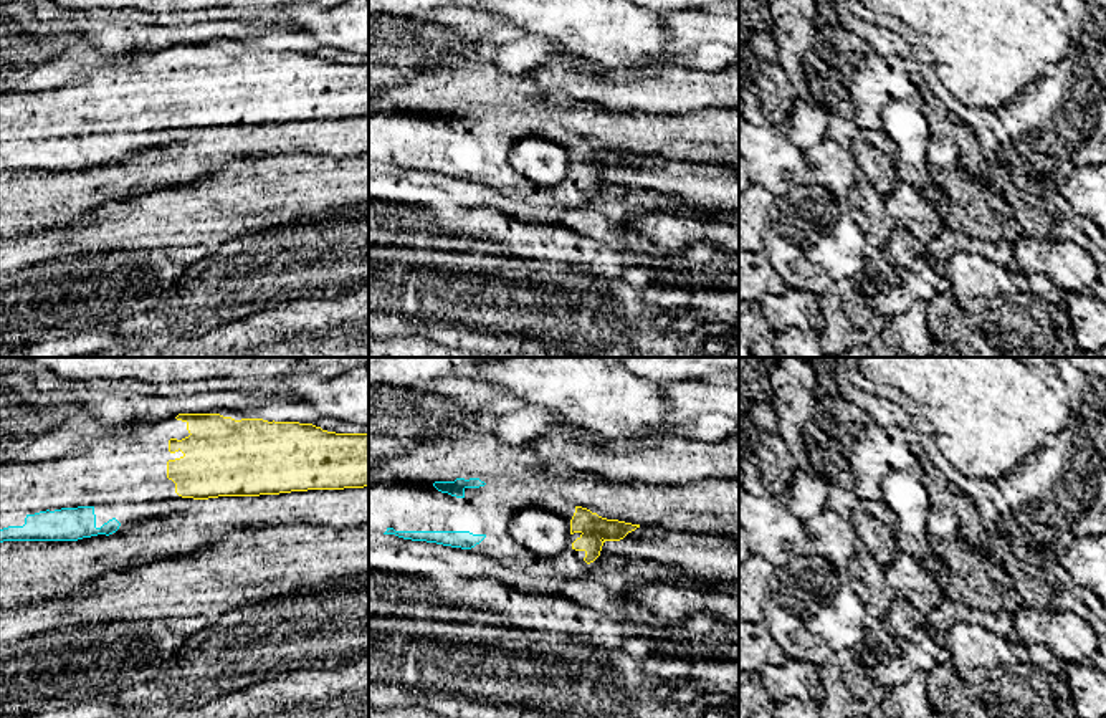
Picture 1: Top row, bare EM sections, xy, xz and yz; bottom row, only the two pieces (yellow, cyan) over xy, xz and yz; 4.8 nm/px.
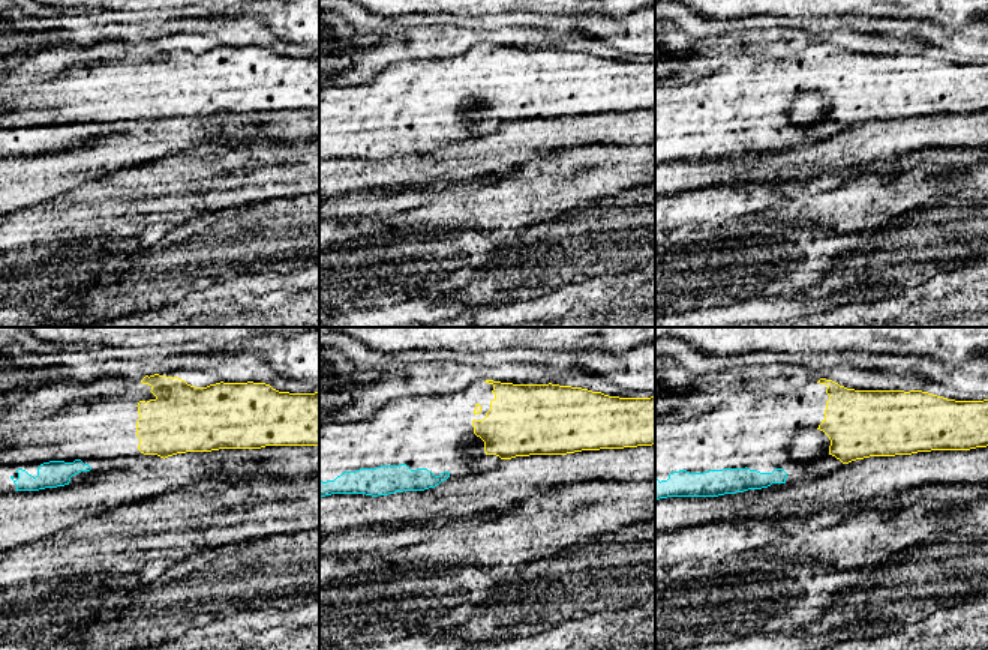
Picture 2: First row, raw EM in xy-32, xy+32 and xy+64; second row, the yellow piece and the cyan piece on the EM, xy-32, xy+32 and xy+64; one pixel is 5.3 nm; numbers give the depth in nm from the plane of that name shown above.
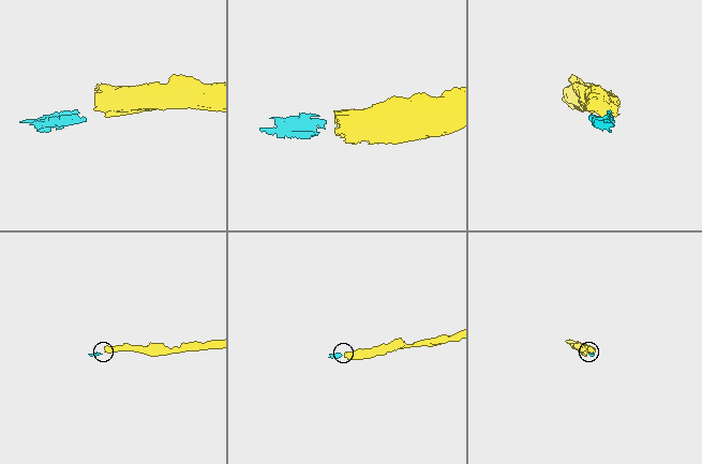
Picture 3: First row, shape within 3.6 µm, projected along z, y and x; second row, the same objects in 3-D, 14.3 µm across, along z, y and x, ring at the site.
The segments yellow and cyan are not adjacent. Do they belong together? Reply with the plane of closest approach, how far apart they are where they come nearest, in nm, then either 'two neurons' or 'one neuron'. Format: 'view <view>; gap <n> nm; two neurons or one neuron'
view xy; gap 320 nm; one neuron

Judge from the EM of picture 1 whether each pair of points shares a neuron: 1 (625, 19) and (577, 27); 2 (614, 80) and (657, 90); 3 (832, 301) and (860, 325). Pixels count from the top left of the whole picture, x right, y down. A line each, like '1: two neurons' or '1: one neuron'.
1: one neuron
2: one neuron
3: one neuron

